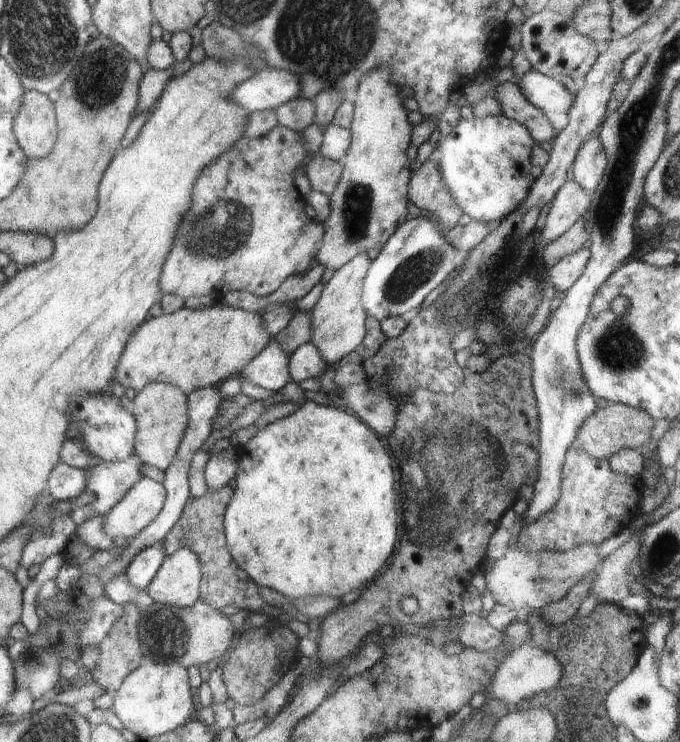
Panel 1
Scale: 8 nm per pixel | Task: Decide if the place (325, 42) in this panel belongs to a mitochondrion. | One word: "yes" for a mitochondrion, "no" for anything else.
yes

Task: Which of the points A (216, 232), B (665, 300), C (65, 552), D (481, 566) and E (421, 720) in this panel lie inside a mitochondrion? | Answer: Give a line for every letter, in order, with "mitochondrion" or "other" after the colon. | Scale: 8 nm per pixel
A: mitochondrion
B: other
C: other
D: other
E: other

